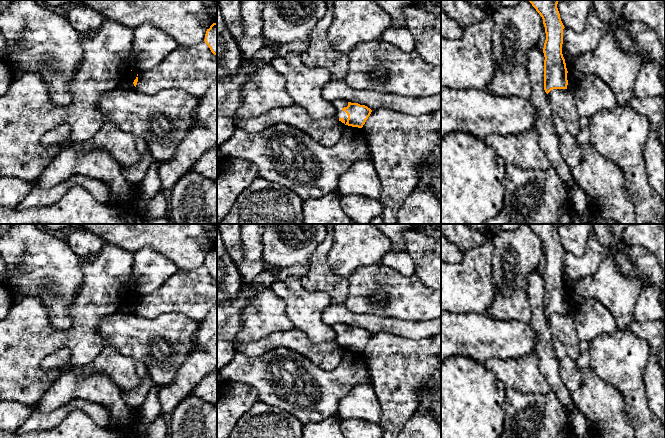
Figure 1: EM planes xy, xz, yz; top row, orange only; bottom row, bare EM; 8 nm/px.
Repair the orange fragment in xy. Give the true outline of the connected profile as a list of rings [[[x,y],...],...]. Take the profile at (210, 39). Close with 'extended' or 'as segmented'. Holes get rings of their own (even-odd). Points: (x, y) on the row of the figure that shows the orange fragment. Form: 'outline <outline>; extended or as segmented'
outline [[[213,23],[210,28],[207,29],[204,41],[211,52],[217,56],[217,23]]]; as segmented

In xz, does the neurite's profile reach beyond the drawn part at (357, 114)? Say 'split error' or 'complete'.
split error

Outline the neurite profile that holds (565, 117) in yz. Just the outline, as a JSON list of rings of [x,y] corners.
[[[553,89],[548,93],[552,109],[552,121],[558,136],[569,133],[576,136],[580,131],[580,115],[573,94],[568,89]]]

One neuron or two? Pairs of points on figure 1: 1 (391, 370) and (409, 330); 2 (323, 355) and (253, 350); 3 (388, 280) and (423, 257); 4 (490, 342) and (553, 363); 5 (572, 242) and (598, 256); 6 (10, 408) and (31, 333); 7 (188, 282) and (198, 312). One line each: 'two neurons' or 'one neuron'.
1: two neurons
2: one neuron
3: two neurons
4: two neurons
5: two neurons
6: two neurons
7: one neuron

